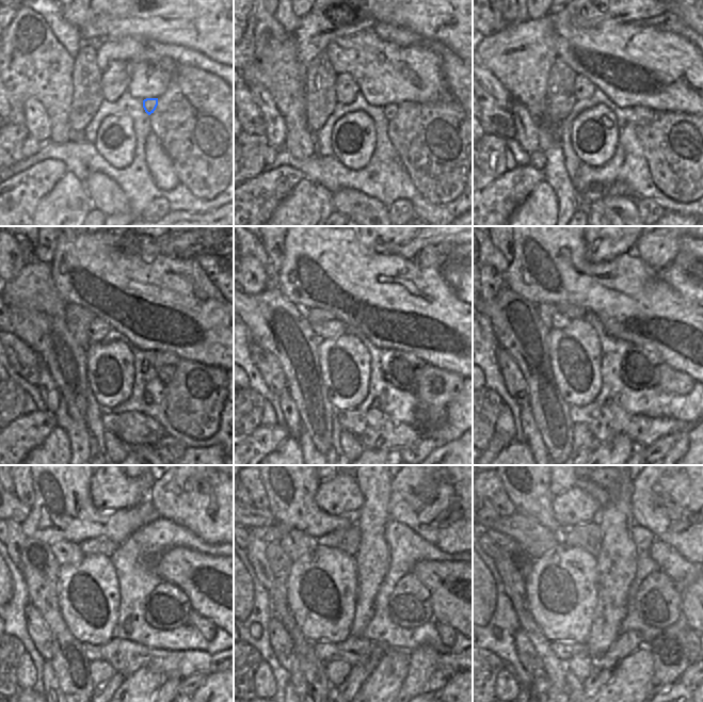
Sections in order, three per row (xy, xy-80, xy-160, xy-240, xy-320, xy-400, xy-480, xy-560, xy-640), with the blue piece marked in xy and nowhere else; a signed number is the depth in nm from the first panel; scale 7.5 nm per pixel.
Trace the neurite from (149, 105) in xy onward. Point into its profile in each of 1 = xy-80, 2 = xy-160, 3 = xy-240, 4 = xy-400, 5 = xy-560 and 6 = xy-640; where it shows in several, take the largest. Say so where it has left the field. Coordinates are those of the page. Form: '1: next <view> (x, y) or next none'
1: next xy-80 (390, 110)
2: next xy-160 (643, 115)
3: next xy-240 (165, 364)
4: next xy-400 (640, 368)
5: next xy-560 (410, 603)
6: next xy-640 (657, 599)

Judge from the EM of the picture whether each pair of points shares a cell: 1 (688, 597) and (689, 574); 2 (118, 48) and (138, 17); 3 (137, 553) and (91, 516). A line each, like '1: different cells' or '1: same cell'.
1: different cells
2: different cells
3: different cells

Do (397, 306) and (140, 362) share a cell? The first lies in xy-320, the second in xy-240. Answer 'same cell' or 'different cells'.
different cells

